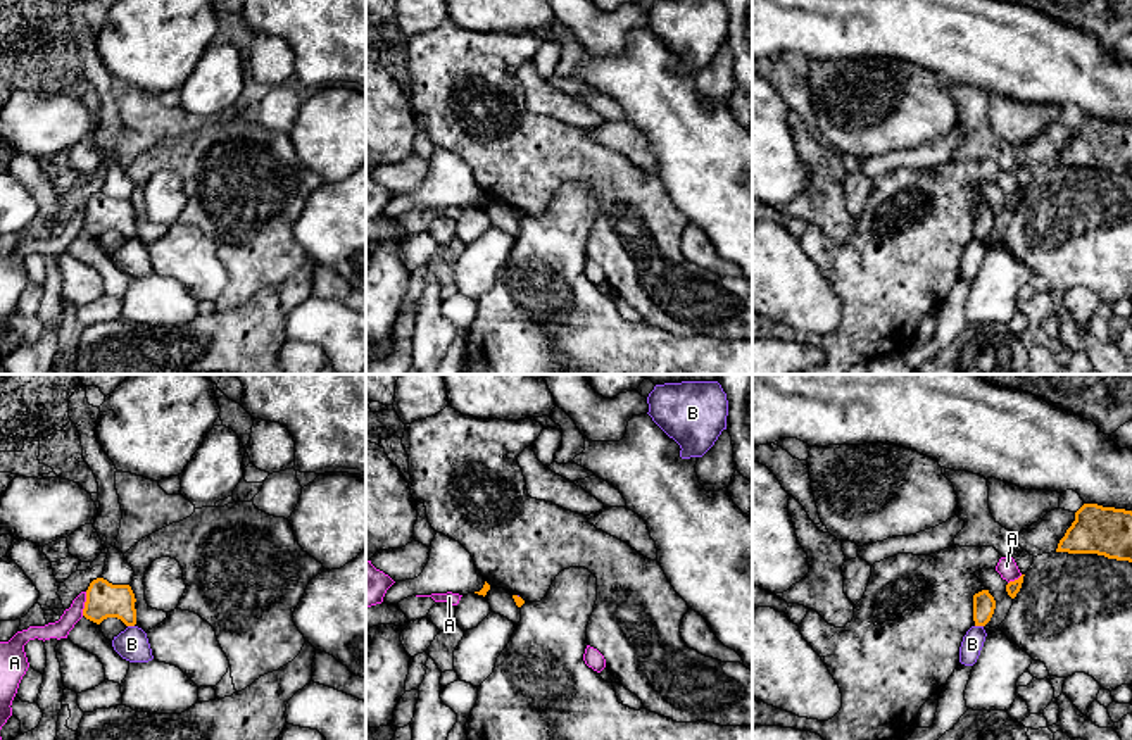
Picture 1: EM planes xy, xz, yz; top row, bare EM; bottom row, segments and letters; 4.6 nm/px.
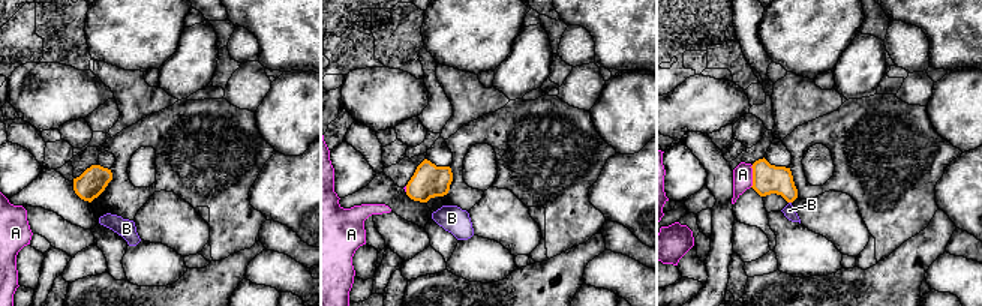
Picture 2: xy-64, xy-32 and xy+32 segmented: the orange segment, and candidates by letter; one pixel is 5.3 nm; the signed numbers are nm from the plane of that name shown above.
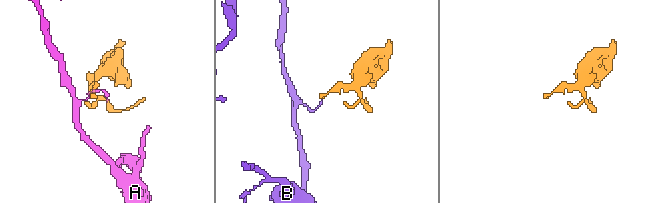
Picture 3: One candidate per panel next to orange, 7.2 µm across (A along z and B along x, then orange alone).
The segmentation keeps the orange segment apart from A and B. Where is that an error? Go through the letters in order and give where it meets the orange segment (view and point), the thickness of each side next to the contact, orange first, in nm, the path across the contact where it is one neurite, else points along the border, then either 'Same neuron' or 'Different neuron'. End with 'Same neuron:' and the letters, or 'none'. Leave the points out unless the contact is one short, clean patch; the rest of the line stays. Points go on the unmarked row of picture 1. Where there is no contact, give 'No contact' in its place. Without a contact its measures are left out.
A: Touches orange at xy (85, 218). Thickness 160 nm (orange) against 90 nm. Boundary: xy (87, 206), (81, 228). Different neuron
B: Touches orange at yz (979, 238). Thickness 110 nm (orange) against 100 nm. Boundary: yz (975, 238), (982, 240). Different neuron
Same neuron: none

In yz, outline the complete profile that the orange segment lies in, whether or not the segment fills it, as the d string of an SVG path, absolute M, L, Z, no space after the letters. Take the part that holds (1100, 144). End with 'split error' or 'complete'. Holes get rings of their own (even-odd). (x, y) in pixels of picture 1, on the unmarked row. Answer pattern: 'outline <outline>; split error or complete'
outline M1084 117L1056 166L1097 167L1132 176L1132 124Z; complete

